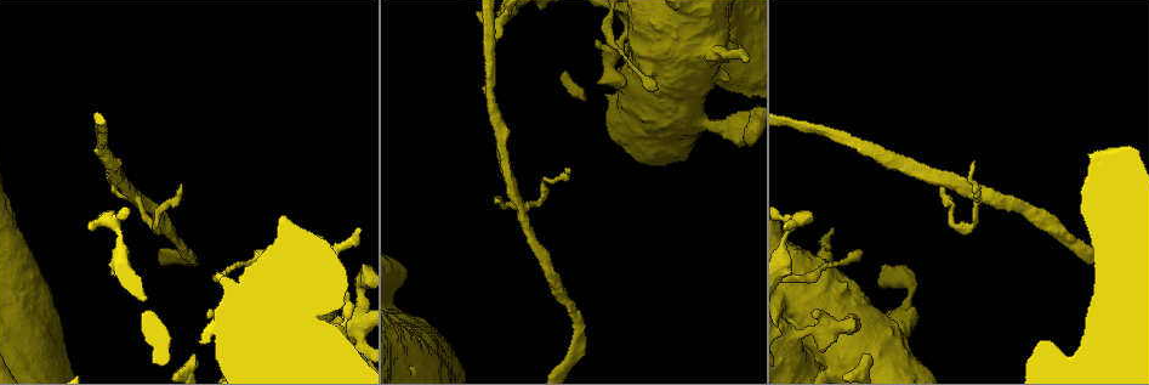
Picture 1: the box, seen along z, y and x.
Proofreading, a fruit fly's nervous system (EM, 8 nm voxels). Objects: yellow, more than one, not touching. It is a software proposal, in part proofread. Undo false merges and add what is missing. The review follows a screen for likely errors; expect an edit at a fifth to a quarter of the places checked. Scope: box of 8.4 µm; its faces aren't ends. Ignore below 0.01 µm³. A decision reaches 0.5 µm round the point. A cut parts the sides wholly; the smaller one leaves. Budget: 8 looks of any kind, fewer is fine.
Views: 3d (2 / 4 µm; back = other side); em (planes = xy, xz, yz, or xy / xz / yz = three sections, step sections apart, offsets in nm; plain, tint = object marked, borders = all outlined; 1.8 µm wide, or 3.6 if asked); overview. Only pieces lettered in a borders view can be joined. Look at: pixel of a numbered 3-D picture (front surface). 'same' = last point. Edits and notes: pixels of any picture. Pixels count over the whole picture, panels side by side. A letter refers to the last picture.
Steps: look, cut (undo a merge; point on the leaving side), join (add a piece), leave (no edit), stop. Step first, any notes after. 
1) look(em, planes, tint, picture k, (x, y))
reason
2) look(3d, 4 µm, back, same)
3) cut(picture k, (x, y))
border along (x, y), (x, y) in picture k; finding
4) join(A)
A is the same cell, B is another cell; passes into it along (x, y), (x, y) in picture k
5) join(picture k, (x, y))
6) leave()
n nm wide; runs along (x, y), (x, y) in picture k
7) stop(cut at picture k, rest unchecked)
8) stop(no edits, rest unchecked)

look(em, planes, borders, picture 1, (521, 210))
three arms meet

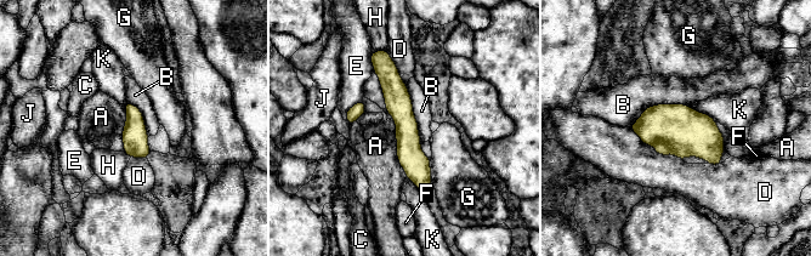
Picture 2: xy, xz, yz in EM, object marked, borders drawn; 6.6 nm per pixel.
cut(picture 2, (661, 148))
170 nm wide; A, B, C, D, E, F, G, H, J and K are other cells; border along (653, 144), (663, 142), (670, 152) in picture 2; a second neuron is stuck on

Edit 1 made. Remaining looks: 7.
look(overview)

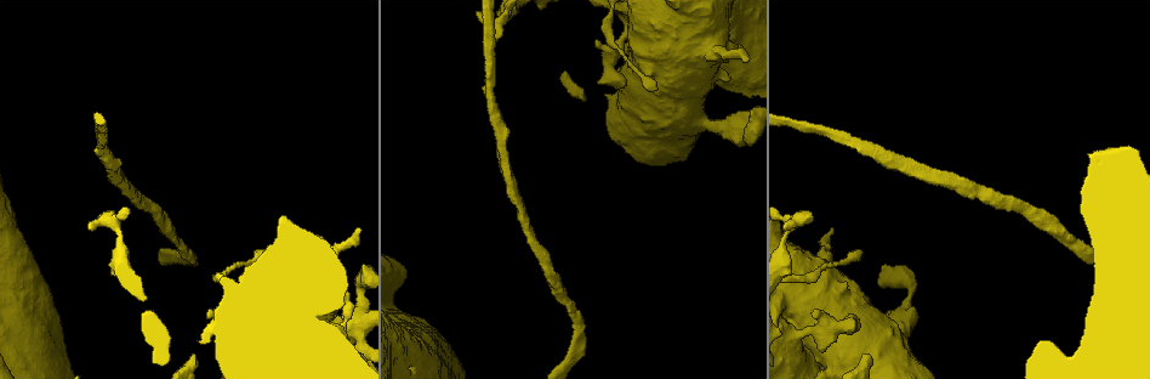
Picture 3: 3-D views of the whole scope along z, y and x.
look(3d, 4 µm, back, picture 3, (181, 250))
thick turns thin

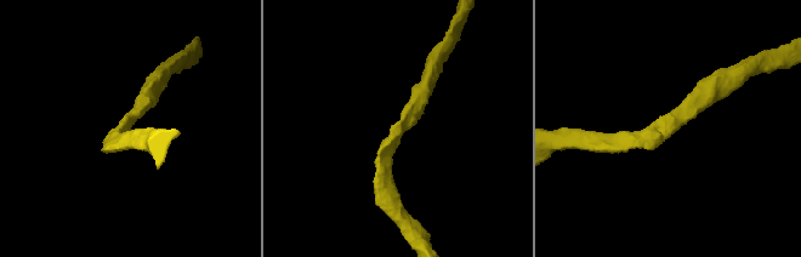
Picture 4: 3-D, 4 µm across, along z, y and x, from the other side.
look(em, planes, borders, picture 4, (665, 130))
now the EM

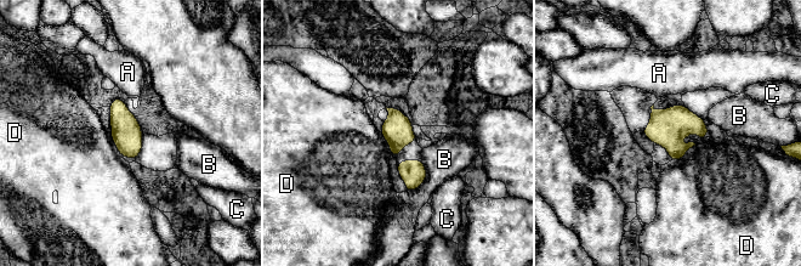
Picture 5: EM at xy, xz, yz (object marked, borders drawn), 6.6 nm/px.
leave()
A, B, C and D are other cells; border along (696, 145), (679, 159), (671, 160) in picture 5; one neuron here

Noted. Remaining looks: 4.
look(3d, 4 µm, picture 3, (193, 356))

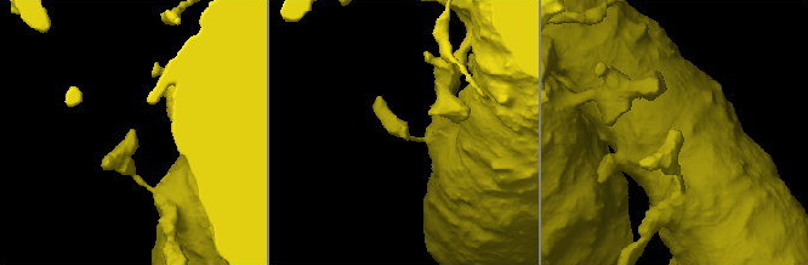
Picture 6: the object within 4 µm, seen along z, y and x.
look(em, planes, borders, picture 6, (405, 136))

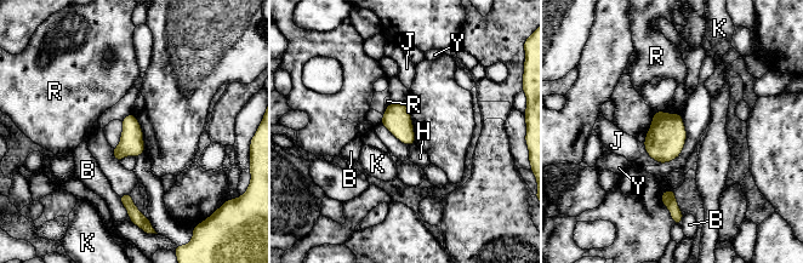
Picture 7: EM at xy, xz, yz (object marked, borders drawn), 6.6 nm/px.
leave()
160 nm wide; J touches over 190 nm; B, H, J, K, R and Y are other cells; no lettered piece goes on from it

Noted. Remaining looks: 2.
stop(cut at picture 2, rest unchecked)

